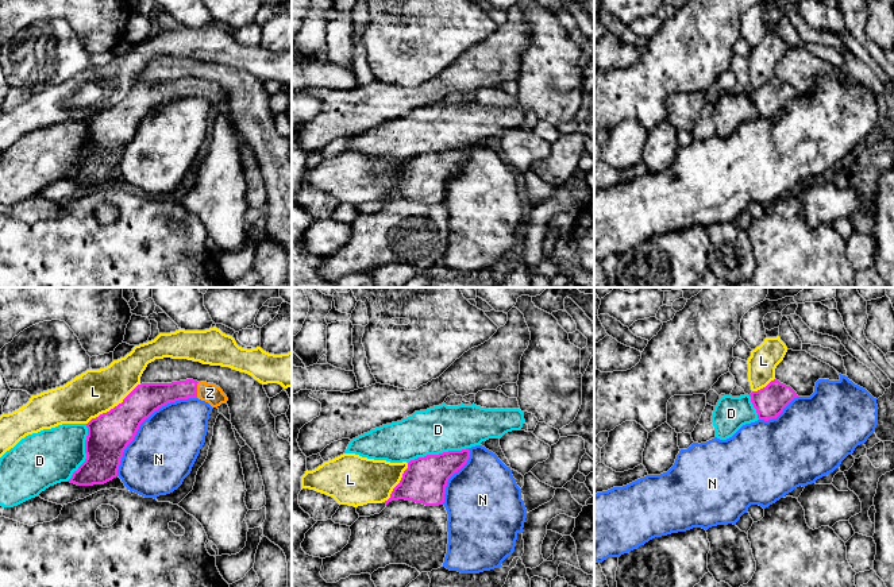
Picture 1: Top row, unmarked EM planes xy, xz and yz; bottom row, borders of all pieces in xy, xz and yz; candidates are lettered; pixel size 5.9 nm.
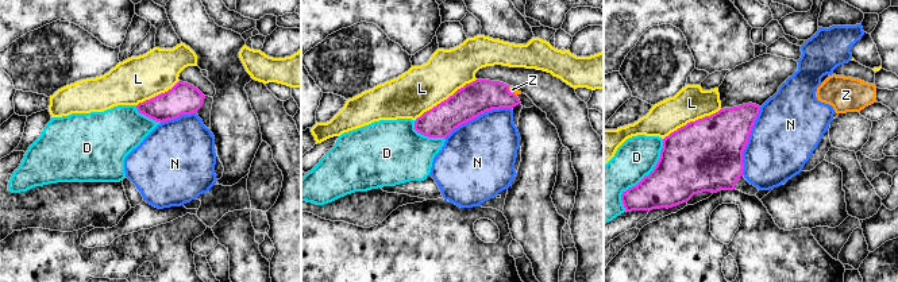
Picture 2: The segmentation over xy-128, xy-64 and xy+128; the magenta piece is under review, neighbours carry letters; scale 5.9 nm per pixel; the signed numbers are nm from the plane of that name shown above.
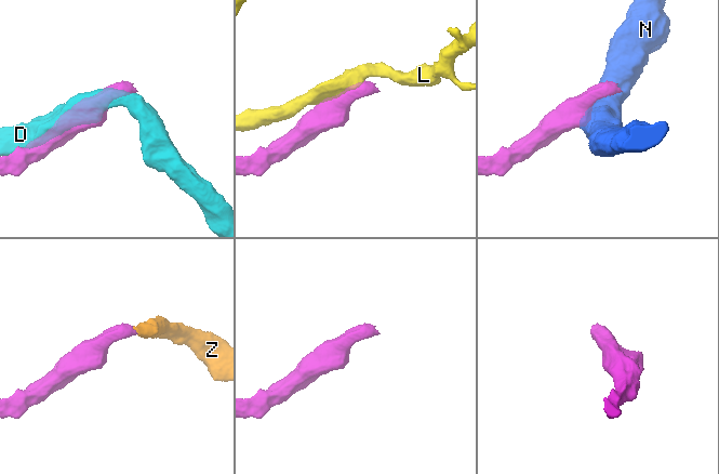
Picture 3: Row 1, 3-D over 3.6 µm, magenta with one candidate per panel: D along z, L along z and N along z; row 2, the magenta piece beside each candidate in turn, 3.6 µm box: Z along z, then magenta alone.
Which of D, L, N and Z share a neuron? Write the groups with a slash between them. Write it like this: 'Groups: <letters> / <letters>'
Groups: D / L / N / Z

